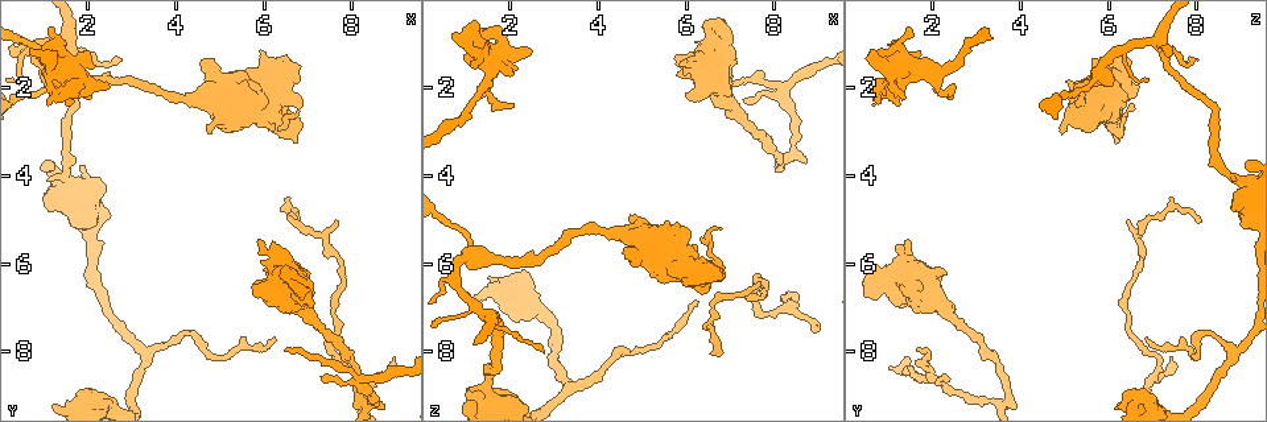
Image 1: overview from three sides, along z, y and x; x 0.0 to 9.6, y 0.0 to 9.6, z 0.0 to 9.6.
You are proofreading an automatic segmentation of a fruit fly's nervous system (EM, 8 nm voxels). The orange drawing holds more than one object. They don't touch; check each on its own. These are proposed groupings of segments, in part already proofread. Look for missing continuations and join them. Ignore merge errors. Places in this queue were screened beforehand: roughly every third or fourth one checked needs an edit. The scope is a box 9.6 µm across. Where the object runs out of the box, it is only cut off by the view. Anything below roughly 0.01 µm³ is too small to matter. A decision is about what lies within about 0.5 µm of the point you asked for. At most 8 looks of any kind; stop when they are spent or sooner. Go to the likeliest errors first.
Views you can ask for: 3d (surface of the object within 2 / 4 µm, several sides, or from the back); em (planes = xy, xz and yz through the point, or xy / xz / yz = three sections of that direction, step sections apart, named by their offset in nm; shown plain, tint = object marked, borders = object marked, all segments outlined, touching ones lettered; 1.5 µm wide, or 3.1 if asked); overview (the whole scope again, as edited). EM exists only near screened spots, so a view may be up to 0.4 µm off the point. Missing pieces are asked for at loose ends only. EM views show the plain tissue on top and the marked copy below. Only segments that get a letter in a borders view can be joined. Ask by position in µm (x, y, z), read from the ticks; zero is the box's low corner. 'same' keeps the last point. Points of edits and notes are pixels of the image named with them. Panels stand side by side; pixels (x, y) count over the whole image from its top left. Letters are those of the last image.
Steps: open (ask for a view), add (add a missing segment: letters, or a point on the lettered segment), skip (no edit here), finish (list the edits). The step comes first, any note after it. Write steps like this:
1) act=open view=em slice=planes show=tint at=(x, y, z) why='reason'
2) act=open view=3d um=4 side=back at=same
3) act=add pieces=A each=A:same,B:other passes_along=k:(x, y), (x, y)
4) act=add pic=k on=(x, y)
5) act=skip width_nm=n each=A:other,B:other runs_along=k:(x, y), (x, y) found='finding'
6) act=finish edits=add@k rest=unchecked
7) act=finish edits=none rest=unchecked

act=open view=3d um=4 side=back at=(1.45, 2.35, 1.25) why='branch stops here'

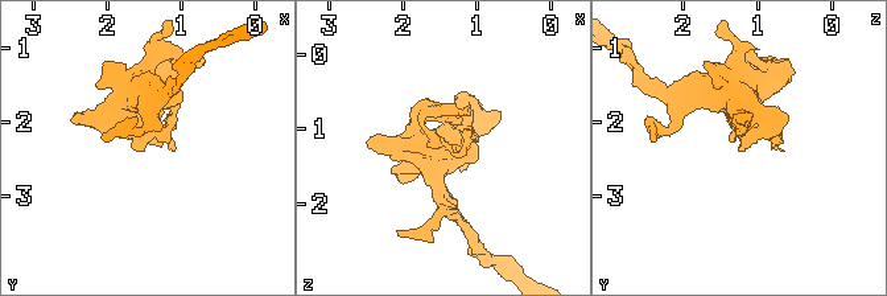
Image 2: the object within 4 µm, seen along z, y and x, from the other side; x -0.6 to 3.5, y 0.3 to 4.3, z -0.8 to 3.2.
act=open view=em slice=xz step=8 show=borders at=(1.45, 2.35, 1.20)

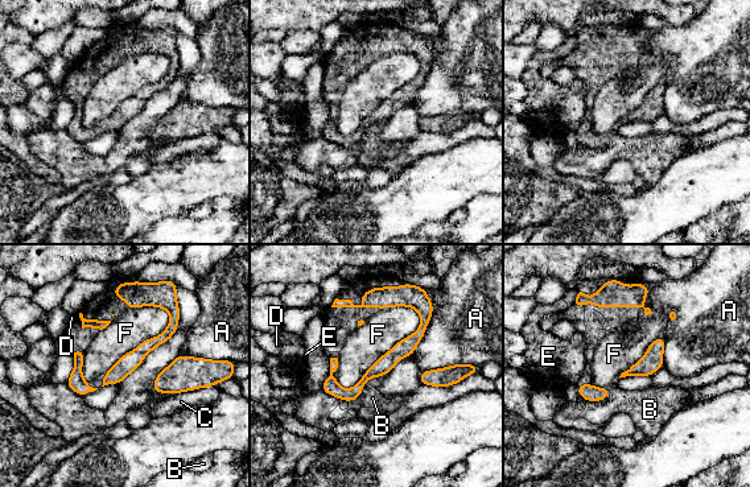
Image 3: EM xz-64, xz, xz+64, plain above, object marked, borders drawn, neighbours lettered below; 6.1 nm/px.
act=skip each=A:other,B:other,C:other,D:other,E:other,F:other runs_along=3:(371, 297), (413, 305), (423, 327), (346, 397) found='none of them fits'

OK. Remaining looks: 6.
act=open view=em slice=yz step=4 show=tint at=(4.65, 1.35, 5.65) why='stops while still wide'

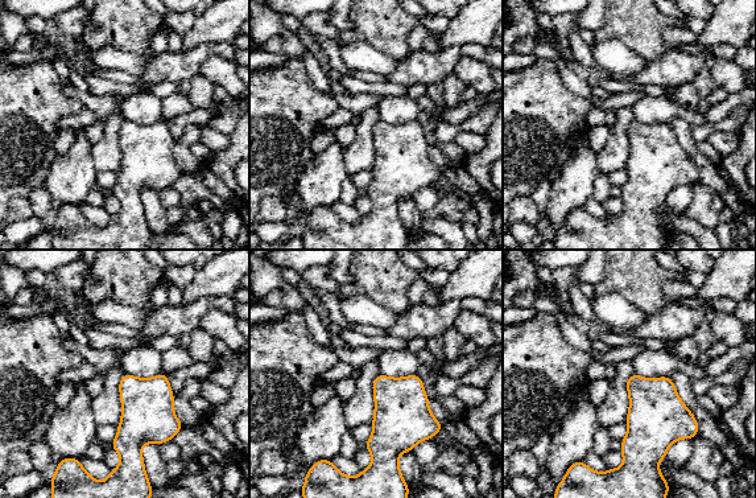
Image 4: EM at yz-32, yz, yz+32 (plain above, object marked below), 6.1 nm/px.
act=open view=em slice=planes show=borders at=same

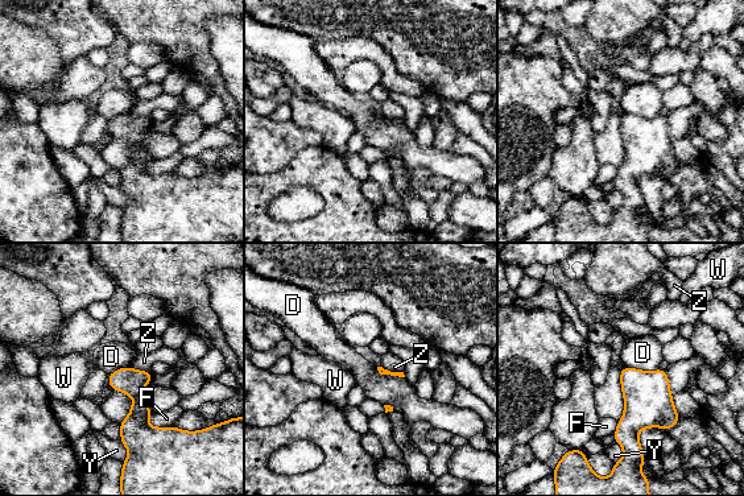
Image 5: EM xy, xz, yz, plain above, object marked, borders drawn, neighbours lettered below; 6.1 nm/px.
act=add pieces=Z each=D:other,F:other,W:other,Y:other,Z:same found='it goes on there'

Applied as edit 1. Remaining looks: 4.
act=open view=overview

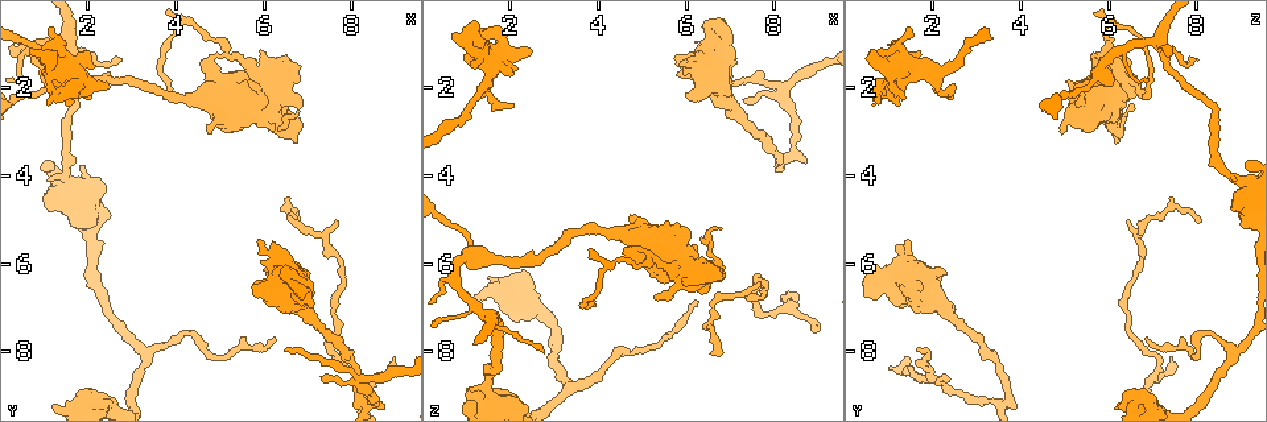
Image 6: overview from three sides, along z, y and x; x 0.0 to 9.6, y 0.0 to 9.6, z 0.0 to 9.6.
act=open view=em slice=xy step=4 show=borders at=(2.75, 1.35, 8.00) why='thin end'

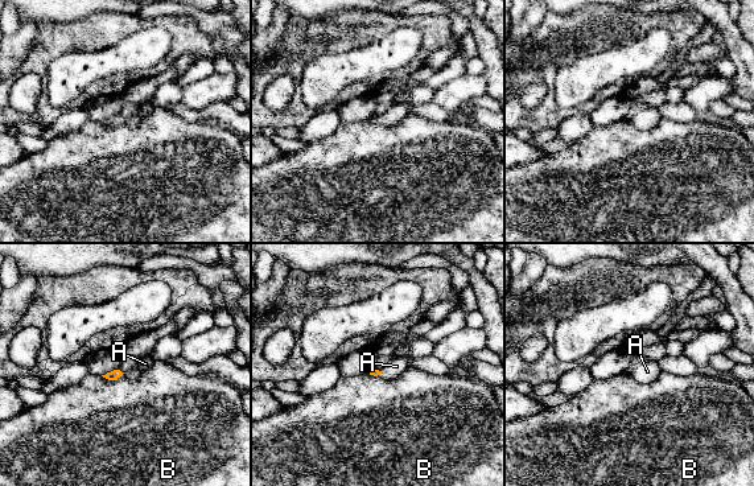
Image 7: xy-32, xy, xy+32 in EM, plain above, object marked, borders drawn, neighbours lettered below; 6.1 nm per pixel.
act=open view=em slice=planes show=borders at=same

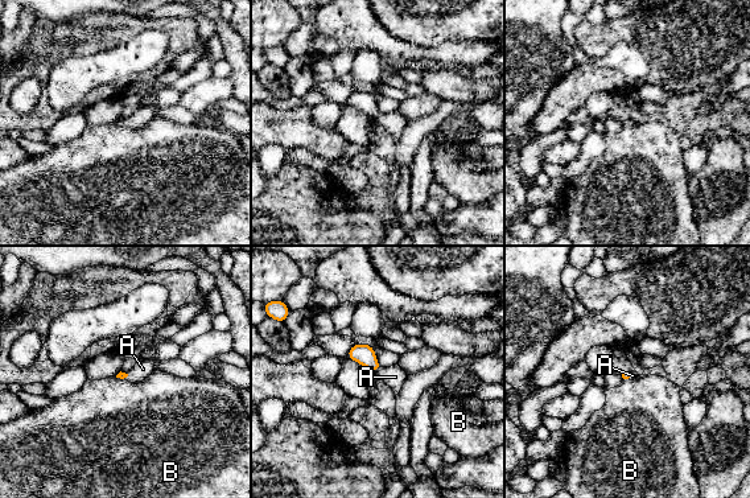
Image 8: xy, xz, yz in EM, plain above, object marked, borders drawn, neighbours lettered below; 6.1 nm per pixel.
act=add pieces=A each=A:same,B:other found='the neuron continues'

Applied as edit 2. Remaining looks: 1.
act=finish edits=add@5,add@8 rest=unchecked

